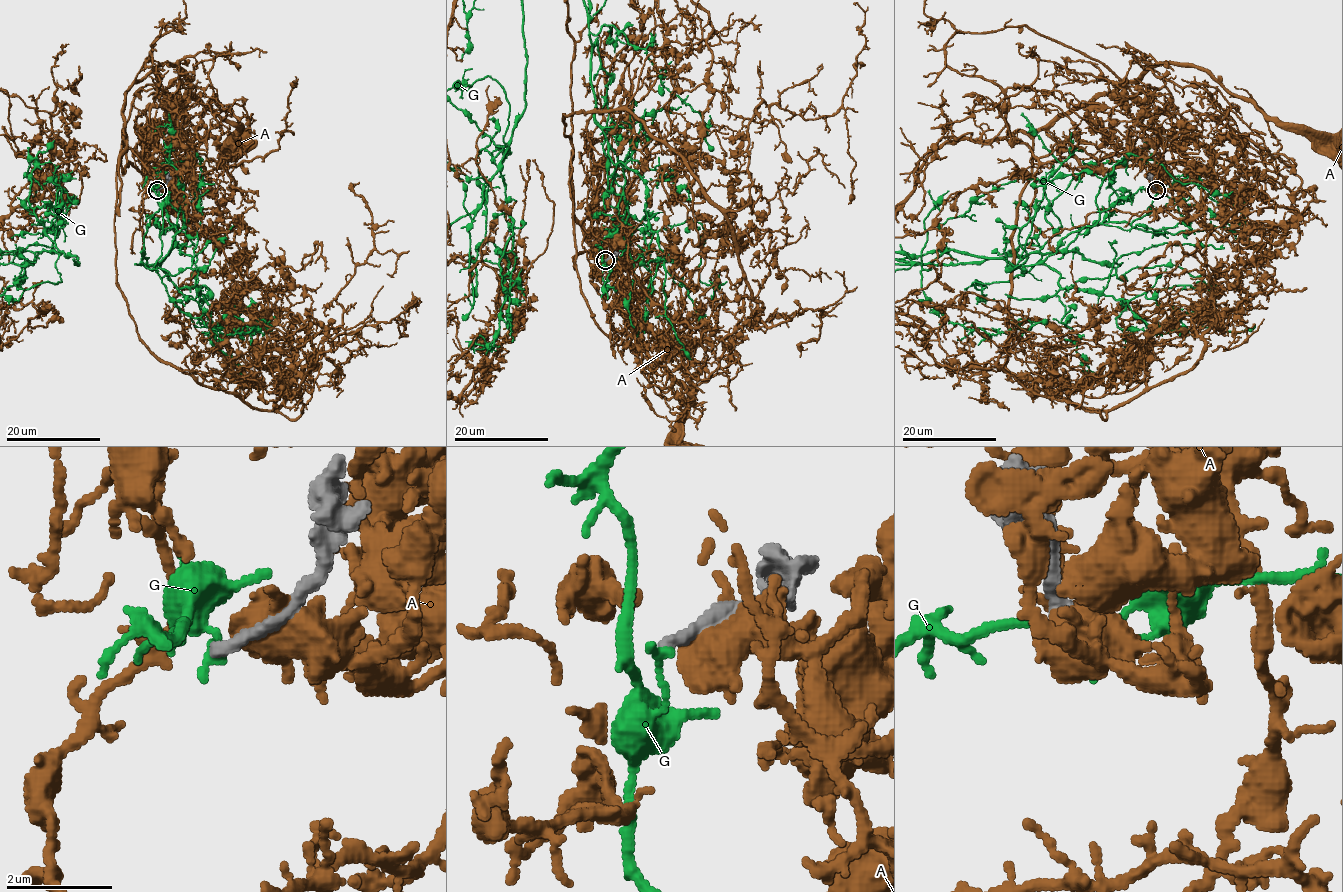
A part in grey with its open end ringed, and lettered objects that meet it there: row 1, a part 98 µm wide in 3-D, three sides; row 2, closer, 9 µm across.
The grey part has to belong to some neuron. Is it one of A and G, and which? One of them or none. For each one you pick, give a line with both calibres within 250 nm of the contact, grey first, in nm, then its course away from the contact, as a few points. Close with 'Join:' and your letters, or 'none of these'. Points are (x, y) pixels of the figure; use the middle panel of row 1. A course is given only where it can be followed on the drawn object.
Join: none of these

